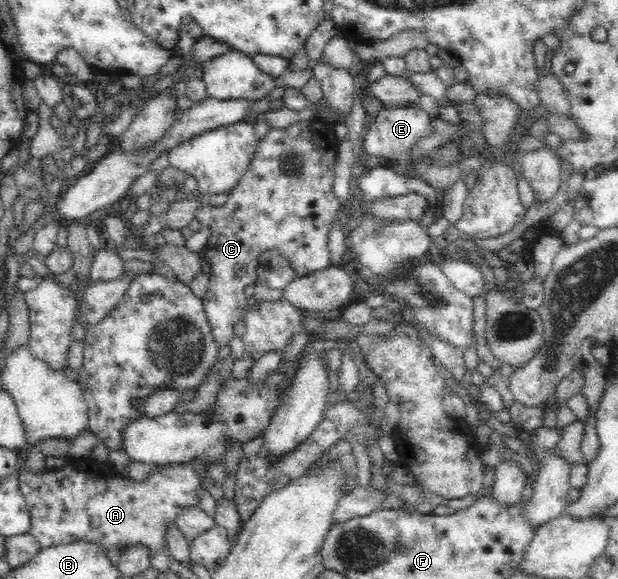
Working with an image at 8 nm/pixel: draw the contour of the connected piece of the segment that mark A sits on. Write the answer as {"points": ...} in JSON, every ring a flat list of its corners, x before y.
{"points":[[92,456,68,459,62,467,35,476,26,472,23,464,19,470,20,489,30,515,30,535,41,547,57,546,79,541,96,543,104,552,112,547,126,551,133,545,142,544,151,555,166,552,168,527,186,508,199,508,199,493,204,489,199,475,190,464,156,466,144,481,134,480,124,473,117,473,110,463,98,463]]}

